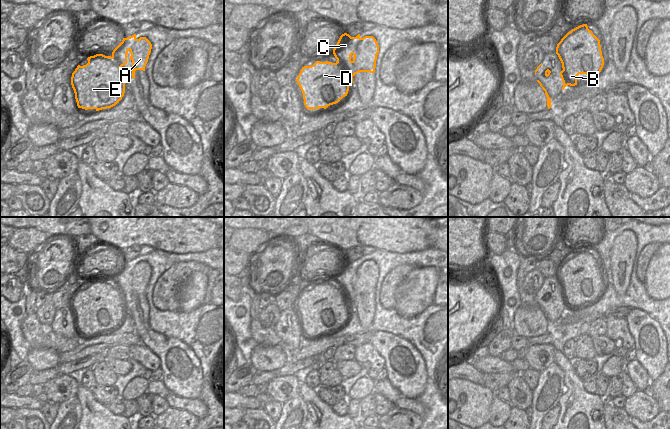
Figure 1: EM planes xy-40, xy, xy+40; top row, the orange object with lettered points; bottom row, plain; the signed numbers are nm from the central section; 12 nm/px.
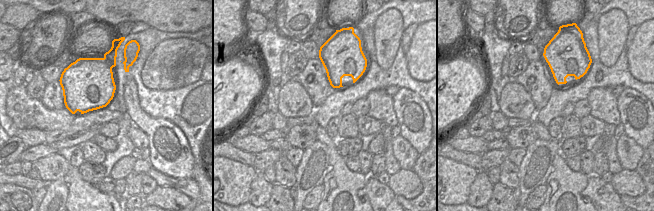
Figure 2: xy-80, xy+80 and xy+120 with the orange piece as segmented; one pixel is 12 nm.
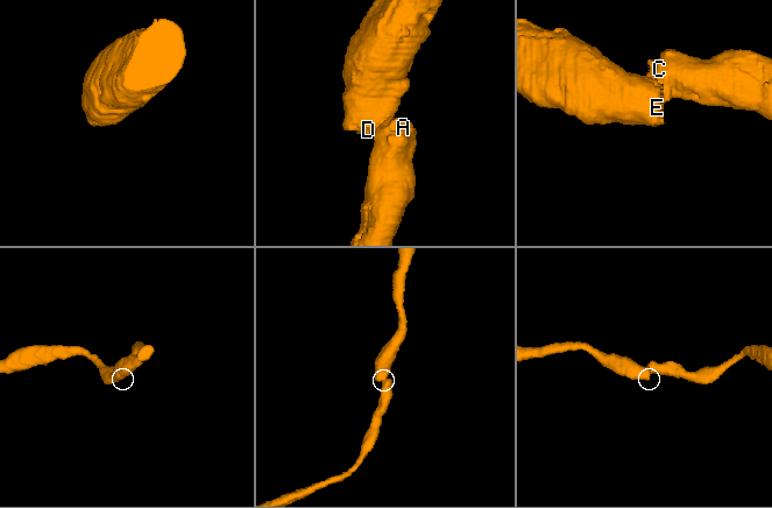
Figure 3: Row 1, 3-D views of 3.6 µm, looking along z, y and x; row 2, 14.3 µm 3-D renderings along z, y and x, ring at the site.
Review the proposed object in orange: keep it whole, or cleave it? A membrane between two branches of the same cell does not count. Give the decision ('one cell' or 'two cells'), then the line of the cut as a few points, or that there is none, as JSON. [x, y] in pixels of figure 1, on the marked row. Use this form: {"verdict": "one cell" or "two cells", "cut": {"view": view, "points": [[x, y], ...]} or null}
{"verdict": "one cell", "cut": null}

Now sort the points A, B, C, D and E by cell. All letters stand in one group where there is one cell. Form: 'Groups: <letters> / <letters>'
Groups: A B C D E

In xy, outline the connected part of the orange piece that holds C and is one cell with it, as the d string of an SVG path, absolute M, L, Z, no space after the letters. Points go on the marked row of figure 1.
M344 33L340 36L333 54L337 59L336 63L316 61L311 66L302 67L297 76L297 83L303 93L304 105L307 109L326 109L328 106L338 103L347 96L349 86L353 83L353 76L359 72L375 72L379 45L373 36L363 38L358 34L351 37Z

